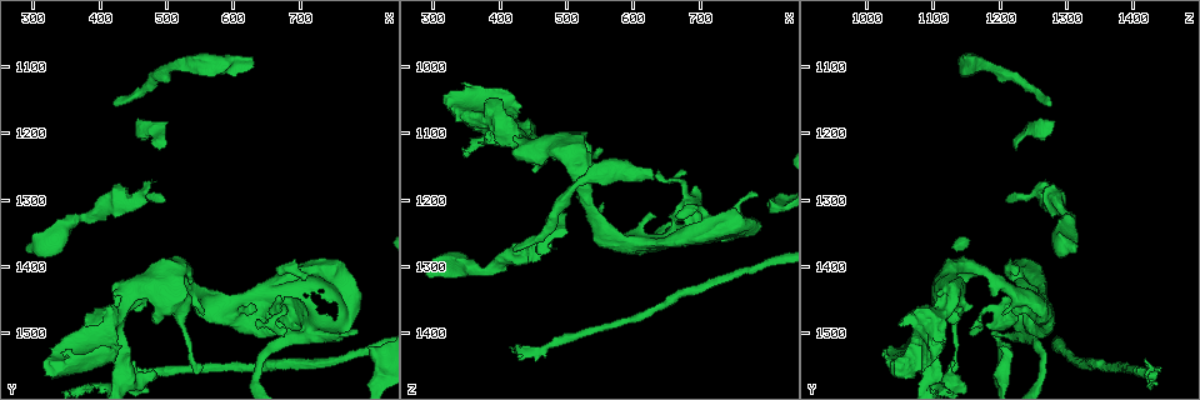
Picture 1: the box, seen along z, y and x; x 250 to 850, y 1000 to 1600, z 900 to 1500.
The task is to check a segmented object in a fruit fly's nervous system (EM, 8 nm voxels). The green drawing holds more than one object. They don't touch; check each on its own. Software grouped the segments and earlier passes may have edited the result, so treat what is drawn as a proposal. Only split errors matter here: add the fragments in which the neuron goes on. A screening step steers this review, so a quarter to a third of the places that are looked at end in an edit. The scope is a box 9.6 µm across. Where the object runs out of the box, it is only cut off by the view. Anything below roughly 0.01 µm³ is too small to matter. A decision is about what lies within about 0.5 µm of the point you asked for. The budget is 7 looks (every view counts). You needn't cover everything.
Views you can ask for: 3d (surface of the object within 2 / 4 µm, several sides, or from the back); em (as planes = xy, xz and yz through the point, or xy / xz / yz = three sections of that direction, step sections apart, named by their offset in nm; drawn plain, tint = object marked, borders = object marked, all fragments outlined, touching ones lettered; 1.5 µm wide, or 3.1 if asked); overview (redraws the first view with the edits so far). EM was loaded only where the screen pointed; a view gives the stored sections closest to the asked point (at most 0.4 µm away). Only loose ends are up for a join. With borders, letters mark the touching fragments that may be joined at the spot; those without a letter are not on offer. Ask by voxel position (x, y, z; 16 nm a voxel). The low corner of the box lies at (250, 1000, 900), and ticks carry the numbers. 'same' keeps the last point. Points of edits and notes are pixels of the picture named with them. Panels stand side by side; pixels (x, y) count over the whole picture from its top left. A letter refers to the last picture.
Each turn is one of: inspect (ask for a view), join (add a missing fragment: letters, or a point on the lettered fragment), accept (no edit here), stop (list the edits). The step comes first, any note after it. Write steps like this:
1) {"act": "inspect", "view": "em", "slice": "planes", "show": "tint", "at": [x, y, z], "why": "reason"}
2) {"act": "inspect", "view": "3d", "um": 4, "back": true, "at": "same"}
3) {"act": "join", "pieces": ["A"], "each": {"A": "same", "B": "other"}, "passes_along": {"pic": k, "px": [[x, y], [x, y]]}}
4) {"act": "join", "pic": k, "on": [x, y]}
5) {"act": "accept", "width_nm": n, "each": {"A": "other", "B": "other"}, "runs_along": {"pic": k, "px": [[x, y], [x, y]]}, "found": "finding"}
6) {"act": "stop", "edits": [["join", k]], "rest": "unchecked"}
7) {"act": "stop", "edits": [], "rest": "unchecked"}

{"act": "inspect", "view": "em", "slice": "planes", "show": "tint", "at": [480, 1480, 1140], "why": "free end"}

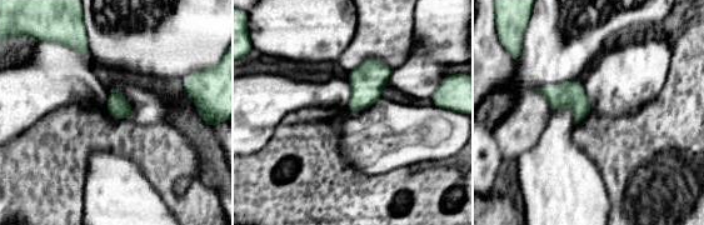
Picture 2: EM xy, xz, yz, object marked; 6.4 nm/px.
{"act": "inspect", "view": "em", "slice": "planes", "show": "borders", "at": "same"}

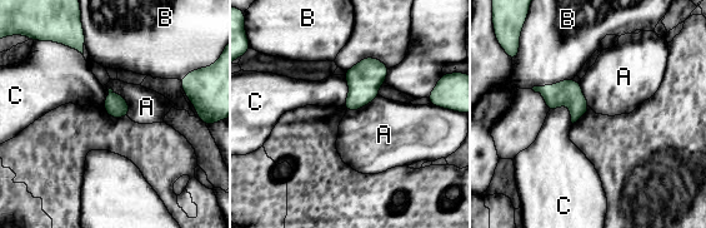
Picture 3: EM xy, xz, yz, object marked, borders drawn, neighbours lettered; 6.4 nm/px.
{"act": "accept", "each": {"A": "other", "B": "other", "C": "other"}, "border": {"pic": 3, "px": [[110, 87], [129, 104], [128, 115]]}, "found": "no lettered fragment goes on from it"}

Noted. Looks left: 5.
{"act": "inspect", "view": "em", "slice": "planes", "show": "borders", "at": [745, 1455, 1260], "why": "stops while still wide"}

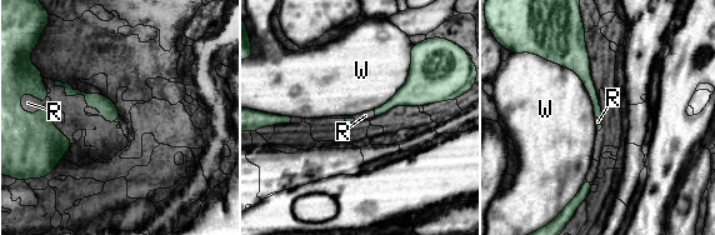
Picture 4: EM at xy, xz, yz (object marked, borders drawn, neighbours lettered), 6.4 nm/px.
{"act": "join", "pieces": ["R"], "each": {"R": "same", "W": "other"}, "passes_along": {"pic": 4, "px": [[109, 110], [95, 106], [95, 110]]}, "found": "the neuron continues"}

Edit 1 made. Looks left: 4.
{"act": "inspect", "view": "em", "slice": "planes", "show": "borders", "at": [625, 1085, 1155], "why": "an open end"}

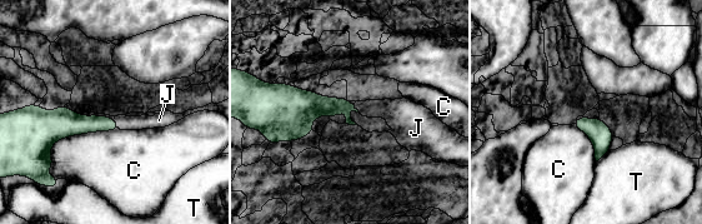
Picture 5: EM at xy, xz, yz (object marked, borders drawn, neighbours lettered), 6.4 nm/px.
{"act": "join", "pieces": ["J"], "longest_contact_nm": ["C", 550], "each": {"C": "other", "J": "same", "T": "other"}, "passes_along": {"pic": 5, "px": [[79, 124], [118, 124], [126, 123]]}, "found": "it goes on there"}

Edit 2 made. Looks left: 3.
{"act": "stop", "edits": [["join", 4], ["join", 5]], "rest": "unchecked"}

